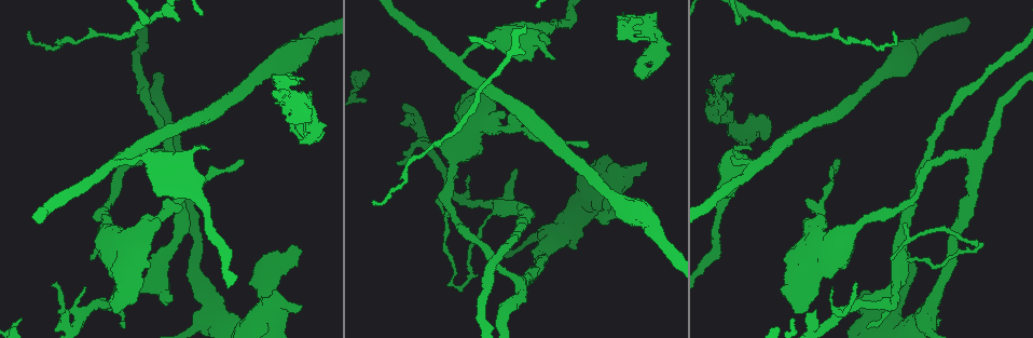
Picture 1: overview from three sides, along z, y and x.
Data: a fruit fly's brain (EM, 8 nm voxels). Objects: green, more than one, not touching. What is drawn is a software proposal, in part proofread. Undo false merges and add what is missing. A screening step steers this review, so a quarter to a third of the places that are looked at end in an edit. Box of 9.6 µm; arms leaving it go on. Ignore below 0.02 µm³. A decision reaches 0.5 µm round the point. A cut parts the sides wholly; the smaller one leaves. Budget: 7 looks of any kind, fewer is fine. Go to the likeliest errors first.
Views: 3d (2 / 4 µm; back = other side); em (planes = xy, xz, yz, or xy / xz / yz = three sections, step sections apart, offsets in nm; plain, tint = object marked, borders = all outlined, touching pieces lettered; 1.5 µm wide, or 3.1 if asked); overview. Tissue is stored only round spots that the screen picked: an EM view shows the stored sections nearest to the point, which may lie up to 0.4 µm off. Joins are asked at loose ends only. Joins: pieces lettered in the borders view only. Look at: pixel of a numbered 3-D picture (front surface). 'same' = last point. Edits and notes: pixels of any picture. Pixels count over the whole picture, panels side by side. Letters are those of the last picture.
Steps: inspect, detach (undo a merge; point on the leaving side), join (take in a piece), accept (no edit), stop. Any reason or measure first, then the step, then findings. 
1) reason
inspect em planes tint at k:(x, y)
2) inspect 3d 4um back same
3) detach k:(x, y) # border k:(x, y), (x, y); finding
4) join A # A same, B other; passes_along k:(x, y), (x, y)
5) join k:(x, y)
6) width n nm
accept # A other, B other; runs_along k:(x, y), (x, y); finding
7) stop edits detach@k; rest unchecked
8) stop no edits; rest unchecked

side arm on a straight run
inspect em planes plain at 1:(754, 163)

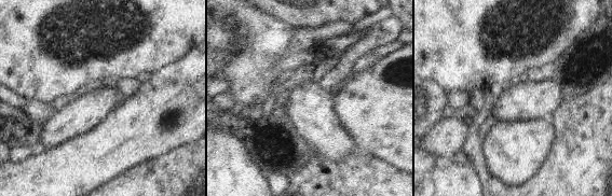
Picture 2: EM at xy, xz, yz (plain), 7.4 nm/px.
with the object marked
inspect em planes tint same

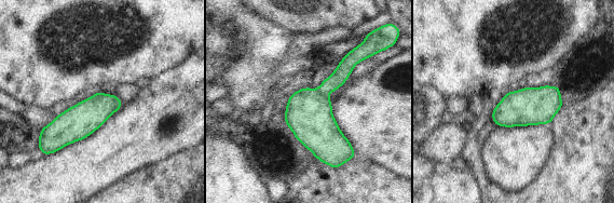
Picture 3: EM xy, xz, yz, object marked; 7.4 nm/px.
what lies round it
inspect em planes borders same

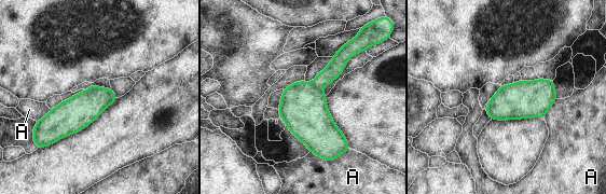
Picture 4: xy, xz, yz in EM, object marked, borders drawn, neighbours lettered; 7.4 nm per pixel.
detach 4:(113, 97) # A other; part_leaving 4:(345, 47), (338, 65), (317, 85); two neurons meet here

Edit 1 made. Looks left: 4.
abrupt turn
inspect 3d 2um at 1:(455, 288)

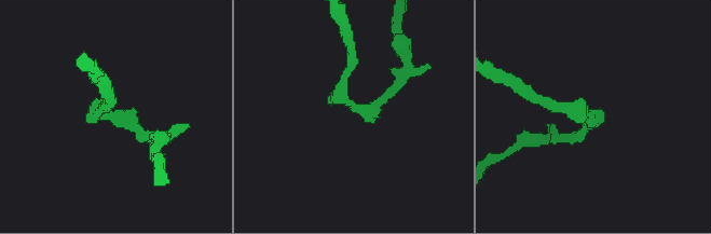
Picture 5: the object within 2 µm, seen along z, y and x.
inspect em xz step 4 tint at 5:(590, 117)

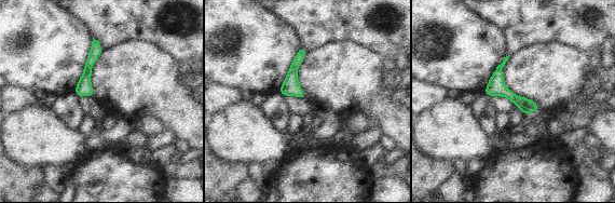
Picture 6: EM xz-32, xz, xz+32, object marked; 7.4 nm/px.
another direction
inspect em planes borders same

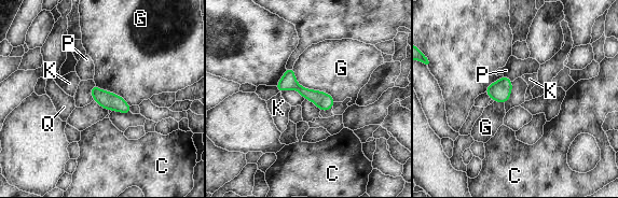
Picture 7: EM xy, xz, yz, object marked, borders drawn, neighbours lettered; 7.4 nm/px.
width 140 nm
accept # C other, G other, K other, P other, Q other; one neuron here

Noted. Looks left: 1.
stop edits detach@4; rest unchecked

